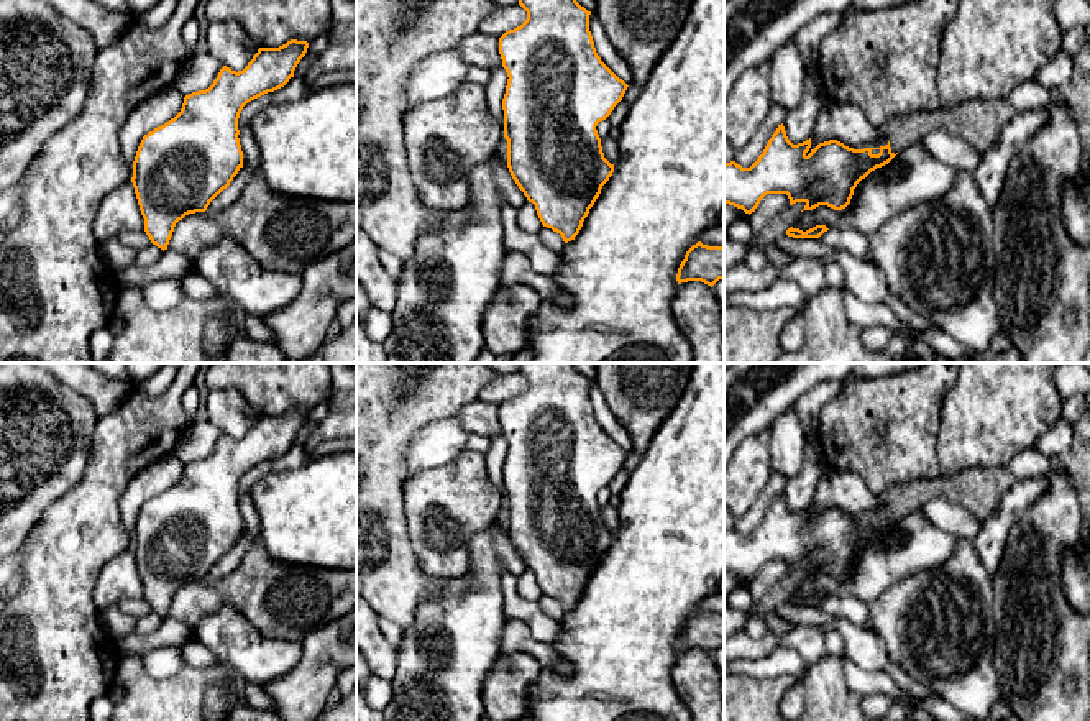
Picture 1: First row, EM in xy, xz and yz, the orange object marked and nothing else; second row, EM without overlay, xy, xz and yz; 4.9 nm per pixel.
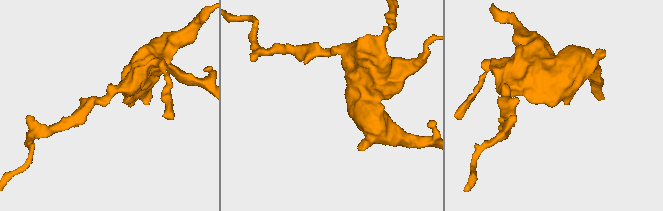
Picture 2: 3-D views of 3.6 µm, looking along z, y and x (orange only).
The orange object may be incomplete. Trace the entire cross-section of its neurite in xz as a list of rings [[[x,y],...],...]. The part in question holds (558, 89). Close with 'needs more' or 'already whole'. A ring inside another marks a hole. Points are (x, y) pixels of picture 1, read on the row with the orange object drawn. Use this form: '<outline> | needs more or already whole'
[[[519,0],[527,20],[499,38],[499,54],[507,72],[502,99],[504,138],[507,140],[507,168],[529,202],[535,205],[543,227],[560,233],[563,241],[575,240],[602,186],[614,172],[602,153],[598,123],[609,120],[621,126],[629,113],[622,100],[627,84],[619,79],[598,56],[589,31],[589,15],[576,0]]] | needs more

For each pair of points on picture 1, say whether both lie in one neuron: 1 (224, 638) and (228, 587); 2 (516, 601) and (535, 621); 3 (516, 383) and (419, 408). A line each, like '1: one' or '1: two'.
1: two
2: one
3: two

